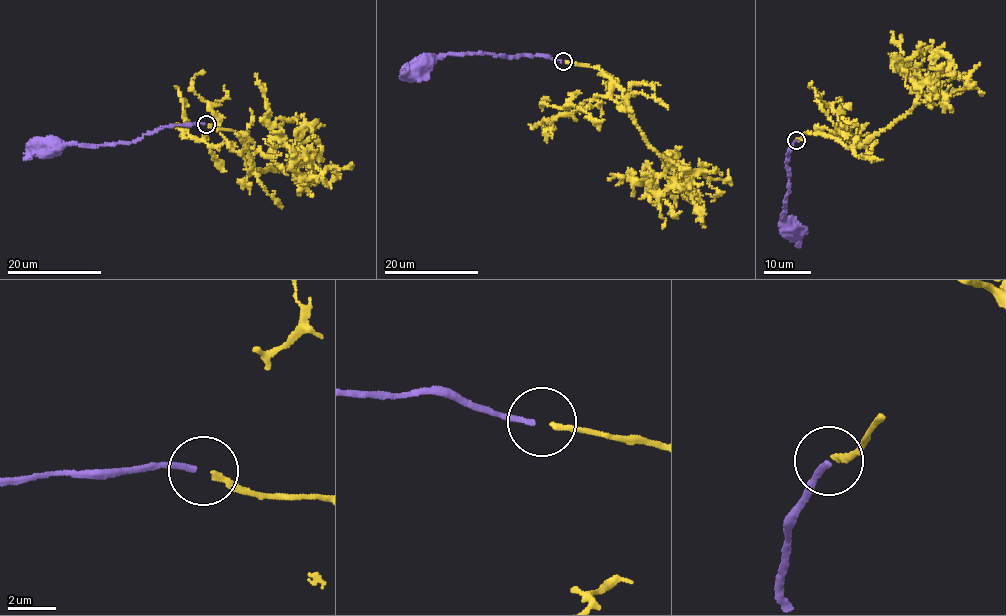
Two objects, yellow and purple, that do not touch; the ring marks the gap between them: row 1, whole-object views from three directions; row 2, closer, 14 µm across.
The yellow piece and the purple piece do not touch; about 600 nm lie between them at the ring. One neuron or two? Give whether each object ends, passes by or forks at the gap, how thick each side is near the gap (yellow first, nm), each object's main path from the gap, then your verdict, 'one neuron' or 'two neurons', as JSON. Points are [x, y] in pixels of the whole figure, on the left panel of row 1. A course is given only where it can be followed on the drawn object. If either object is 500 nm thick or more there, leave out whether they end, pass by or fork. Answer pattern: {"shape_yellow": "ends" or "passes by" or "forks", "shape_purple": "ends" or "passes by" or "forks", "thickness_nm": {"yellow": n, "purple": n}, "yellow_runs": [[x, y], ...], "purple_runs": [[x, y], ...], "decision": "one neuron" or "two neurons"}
{"shape_yellow": "ends", "shape_purple": "ends", "thickness_nm": {"yellow": 240, "purple": 220}, "yellow_runs": [[208, 125], [234, 130], [247, 151], [250, 173], [290, 165], [291, 149], [272, 129], [264, 95], [254, 73]], "purple_runs": [[205, 124], [162, 126], [125, 144], [51, 144], [35, 148]], "decision": "one neuron"}

